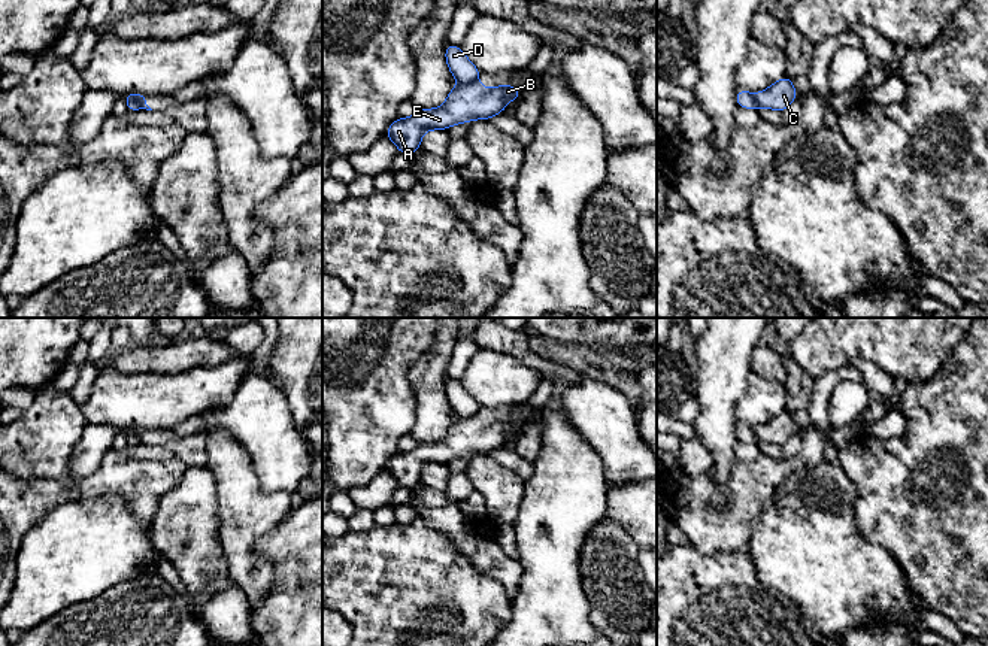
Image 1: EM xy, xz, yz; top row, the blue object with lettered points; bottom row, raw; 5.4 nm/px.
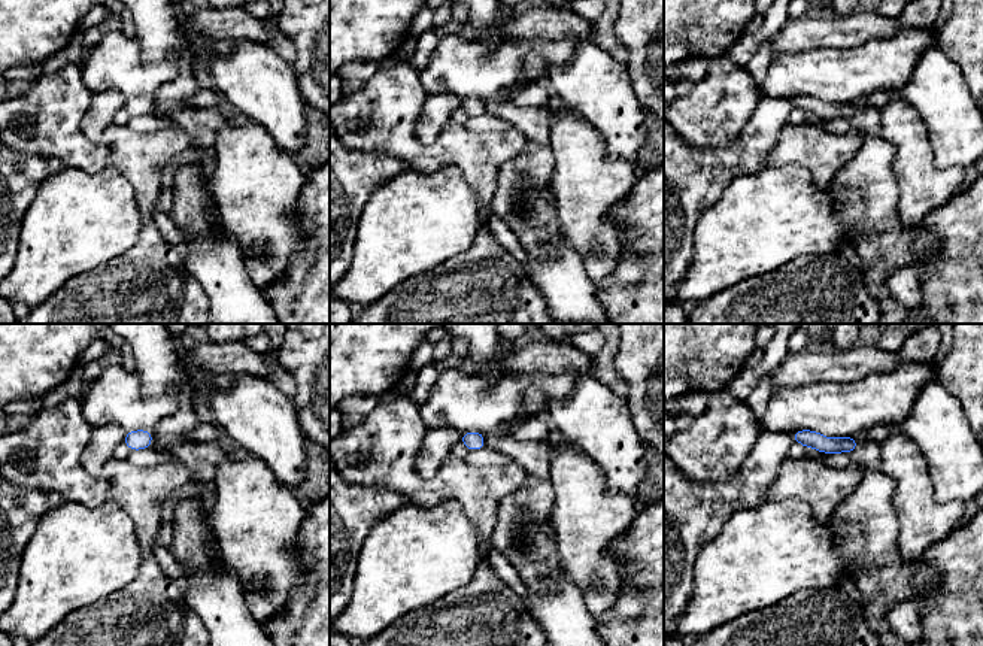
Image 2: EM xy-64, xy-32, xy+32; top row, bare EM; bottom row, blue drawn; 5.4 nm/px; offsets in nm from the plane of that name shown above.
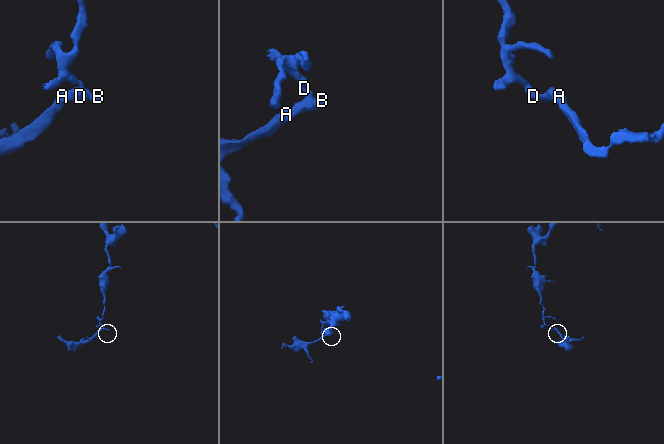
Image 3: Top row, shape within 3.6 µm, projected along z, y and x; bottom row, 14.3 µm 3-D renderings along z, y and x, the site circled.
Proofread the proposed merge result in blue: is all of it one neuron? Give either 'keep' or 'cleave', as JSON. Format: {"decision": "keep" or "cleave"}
{"decision": "cleave"}

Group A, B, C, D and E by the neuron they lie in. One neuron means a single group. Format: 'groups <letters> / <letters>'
groups A B C E / D

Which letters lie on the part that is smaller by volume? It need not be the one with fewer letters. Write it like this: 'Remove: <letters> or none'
Remove: A, B, C, E

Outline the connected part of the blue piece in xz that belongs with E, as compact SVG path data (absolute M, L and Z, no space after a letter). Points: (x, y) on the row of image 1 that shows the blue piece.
M476 79L451 88L448 98L437 109L419 109L410 118L397 118L387 130L398 152L415 154L421 148L421 137L428 130L446 130L455 124L473 119L490 119L504 112L510 100L521 98L521 91L510 84L484 88Z

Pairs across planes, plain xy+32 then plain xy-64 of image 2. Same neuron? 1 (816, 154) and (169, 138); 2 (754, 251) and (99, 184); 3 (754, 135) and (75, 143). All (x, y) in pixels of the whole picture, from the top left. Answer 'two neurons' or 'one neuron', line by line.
1: one neuron
2: one neuron
3: two neurons

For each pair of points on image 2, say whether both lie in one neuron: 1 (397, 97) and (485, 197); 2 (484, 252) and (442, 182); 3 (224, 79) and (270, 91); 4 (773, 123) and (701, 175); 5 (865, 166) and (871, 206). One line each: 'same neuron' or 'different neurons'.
1: same neuron
2: different neurons
3: same neuron
4: same neuron
5: same neuron

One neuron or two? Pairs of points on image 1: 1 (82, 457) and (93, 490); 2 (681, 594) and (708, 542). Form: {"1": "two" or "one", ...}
{"1": "two", "2": "two"}

